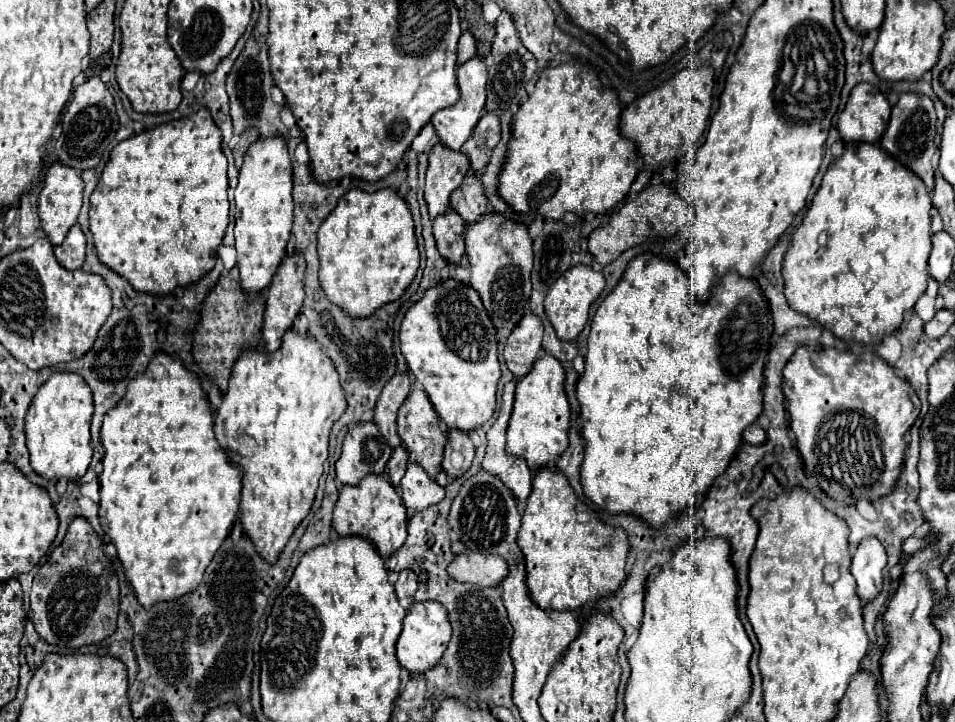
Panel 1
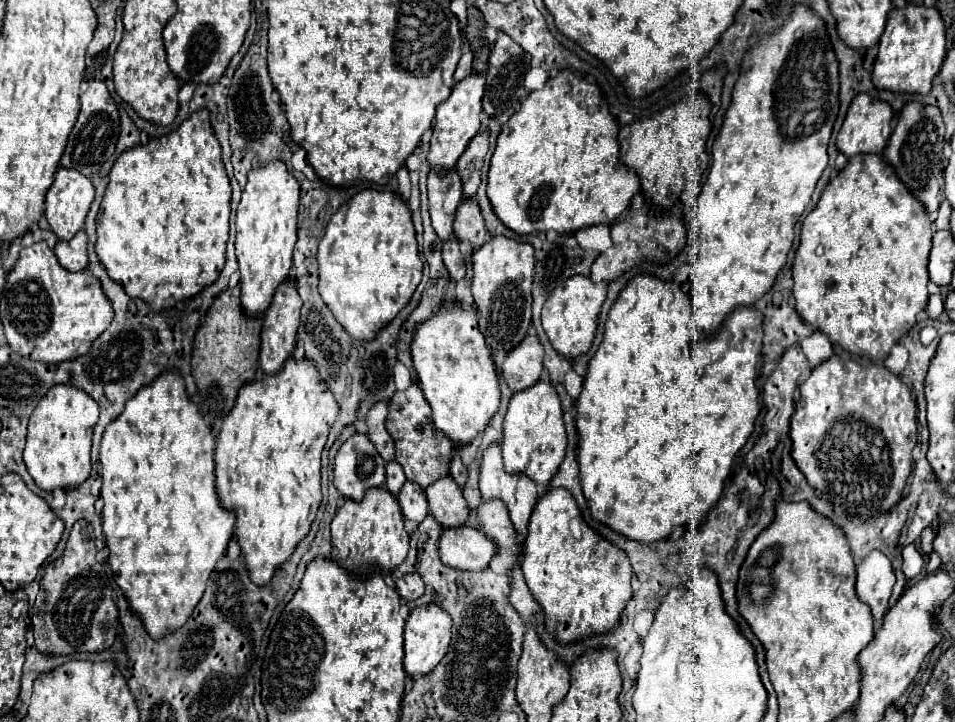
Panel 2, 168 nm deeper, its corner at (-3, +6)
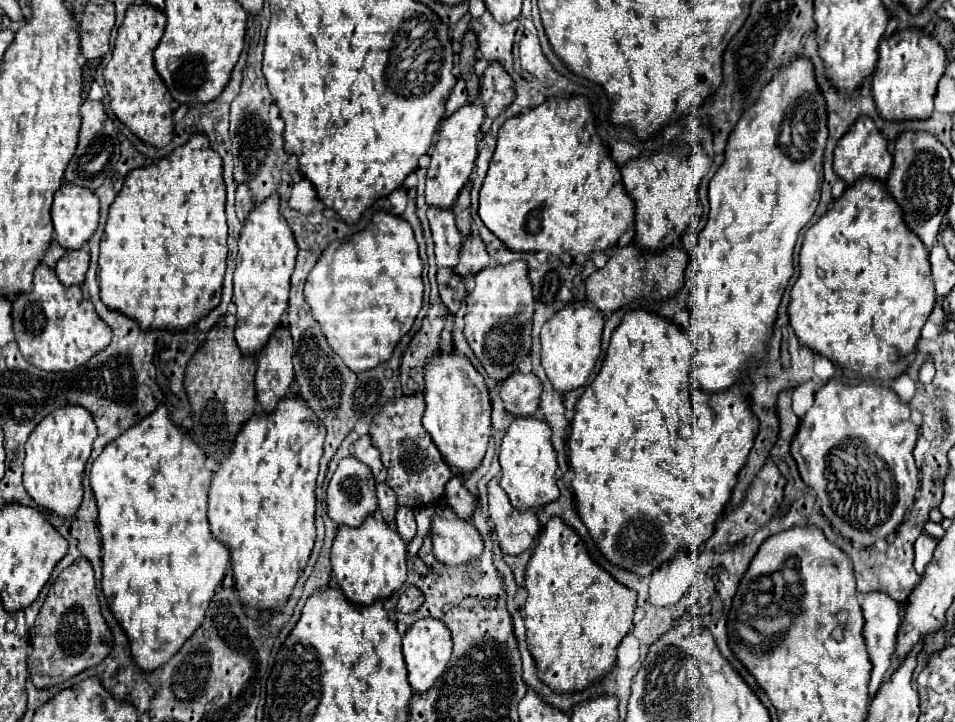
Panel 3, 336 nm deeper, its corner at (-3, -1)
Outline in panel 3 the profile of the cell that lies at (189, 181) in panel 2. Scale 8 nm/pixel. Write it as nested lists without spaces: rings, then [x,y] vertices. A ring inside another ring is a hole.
[[[203,133],[193,135],[185,145],[177,147],[171,155],[165,159],[135,169],[127,175],[125,185],[121,193],[115,197],[111,209],[109,209],[109,219],[105,225],[105,235],[101,241],[101,255],[99,255],[99,289],[101,289],[101,301],[109,307],[115,309],[129,319],[135,319],[139,327],[143,329],[165,329],[165,331],[185,331],[189,325],[195,325],[201,321],[209,311],[213,311],[219,305],[221,297],[221,287],[223,287],[223,275],[227,267],[227,221],[225,221],[225,183],[223,183],[223,173],[221,173],[221,157],[209,147],[209,141]]]

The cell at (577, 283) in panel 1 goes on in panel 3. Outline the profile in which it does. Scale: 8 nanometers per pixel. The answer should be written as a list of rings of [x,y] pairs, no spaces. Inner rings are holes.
[[[569,303],[555,313],[541,329],[541,365],[559,393],[569,393],[581,387],[595,367],[601,353],[601,331],[605,319],[591,303]]]

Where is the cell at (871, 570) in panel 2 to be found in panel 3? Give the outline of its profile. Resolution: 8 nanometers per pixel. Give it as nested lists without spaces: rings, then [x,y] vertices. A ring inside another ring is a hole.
[[[869,593],[863,597],[863,617],[865,647],[873,663],[869,693],[875,695],[895,659],[897,629],[901,625],[901,617],[897,603],[881,593]]]

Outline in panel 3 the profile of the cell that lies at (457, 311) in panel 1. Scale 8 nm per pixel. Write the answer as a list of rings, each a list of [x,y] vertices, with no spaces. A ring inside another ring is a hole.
[[[453,351],[437,353],[425,367],[425,403],[423,427],[429,431],[443,461],[461,475],[475,471],[491,437],[491,399],[479,371],[467,357]]]

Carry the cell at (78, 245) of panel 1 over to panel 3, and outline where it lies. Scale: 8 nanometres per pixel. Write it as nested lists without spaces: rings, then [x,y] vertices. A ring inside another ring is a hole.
[[[67,251],[59,259],[55,273],[63,285],[81,285],[87,269],[89,269],[89,253],[87,251]]]

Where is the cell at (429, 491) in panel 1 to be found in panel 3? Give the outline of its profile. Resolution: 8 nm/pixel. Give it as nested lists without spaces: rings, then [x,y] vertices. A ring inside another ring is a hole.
[[[399,507],[397,509],[397,515],[395,515],[395,525],[397,525],[397,533],[401,535],[401,539],[405,543],[409,543],[415,533],[417,533],[417,527],[415,527],[415,517],[413,517],[413,511],[409,507]]]

